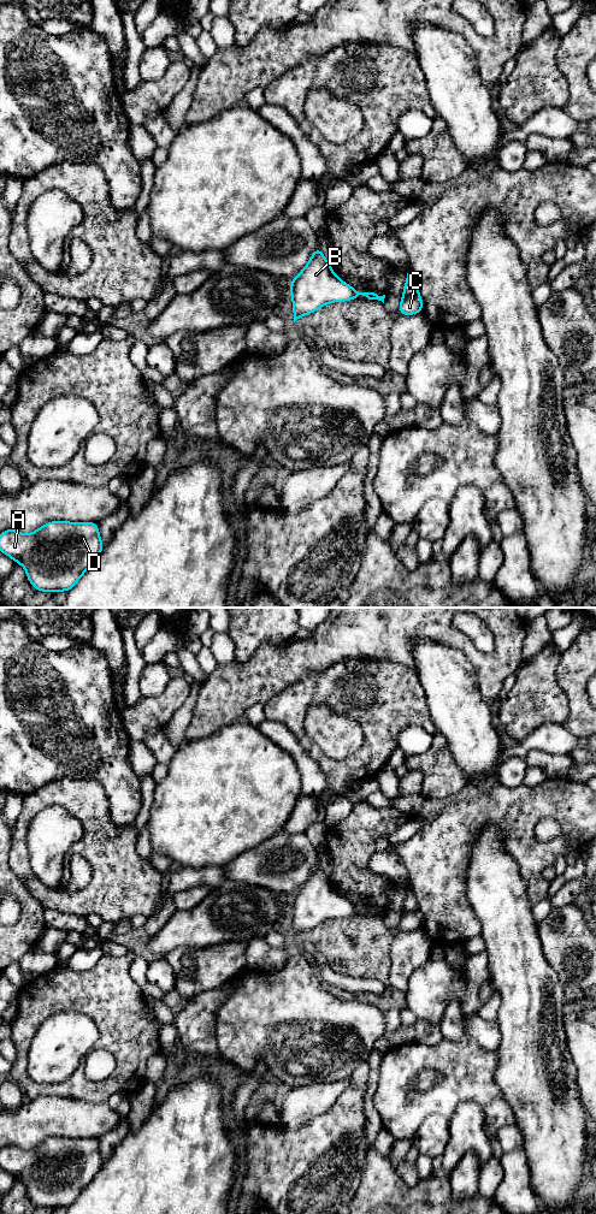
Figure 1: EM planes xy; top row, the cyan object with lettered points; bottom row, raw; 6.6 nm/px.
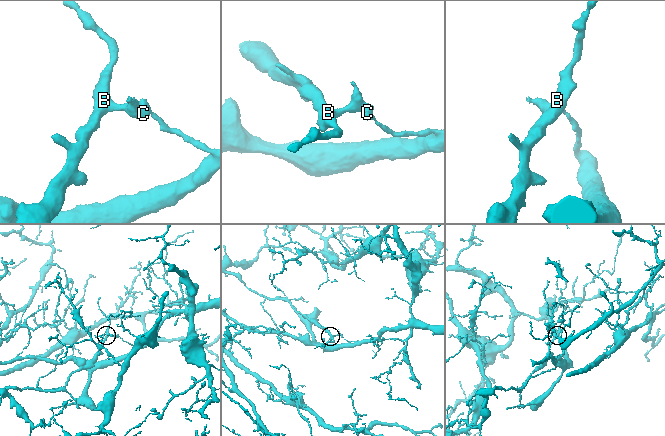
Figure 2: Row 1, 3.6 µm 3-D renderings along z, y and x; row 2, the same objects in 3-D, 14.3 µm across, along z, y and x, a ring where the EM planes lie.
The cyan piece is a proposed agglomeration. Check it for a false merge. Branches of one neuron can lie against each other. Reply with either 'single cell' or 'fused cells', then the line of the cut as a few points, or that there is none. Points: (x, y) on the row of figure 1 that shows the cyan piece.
fused cells; cut xy (402, 294), (418, 295)

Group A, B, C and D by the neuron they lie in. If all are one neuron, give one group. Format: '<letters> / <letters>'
A D / B C

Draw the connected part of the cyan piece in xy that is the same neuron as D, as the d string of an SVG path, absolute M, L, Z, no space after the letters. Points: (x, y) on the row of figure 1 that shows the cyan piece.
M52 521L29 534L13 528L0 534L0 551L24 567L36 591L48 593L71 590L93 565L104 546L96 522Z

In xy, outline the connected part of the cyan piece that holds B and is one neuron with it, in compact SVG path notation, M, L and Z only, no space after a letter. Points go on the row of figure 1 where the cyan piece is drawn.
M320 247L311 255L306 267L291 280L290 295L293 297L294 322L303 315L314 313L323 306L331 302L352 301L362 295L365 300L382 301L384 303L385 295L379 296L374 291L359 292L343 280L341 280L332 271L329 261L323 255Z

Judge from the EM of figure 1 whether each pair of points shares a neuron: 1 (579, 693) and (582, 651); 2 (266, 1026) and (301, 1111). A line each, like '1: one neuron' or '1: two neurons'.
1: one neuron
2: two neurons

